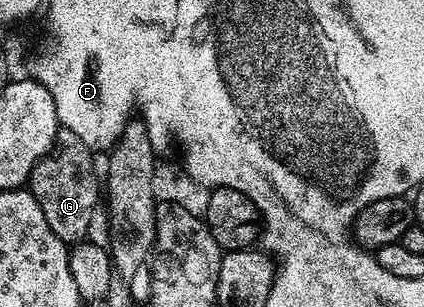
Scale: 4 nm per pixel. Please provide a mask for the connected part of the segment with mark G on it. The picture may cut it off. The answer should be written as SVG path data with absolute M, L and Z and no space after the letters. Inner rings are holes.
M62 130L54 142L54 147L42 160L36 162L28 181L28 190L40 202L52 234L67 246L85 241L94 220L94 207L100 200L100 176L94 173L94 160L91 149L76 138L76 134ZM91 156L91 157L90 157Z

